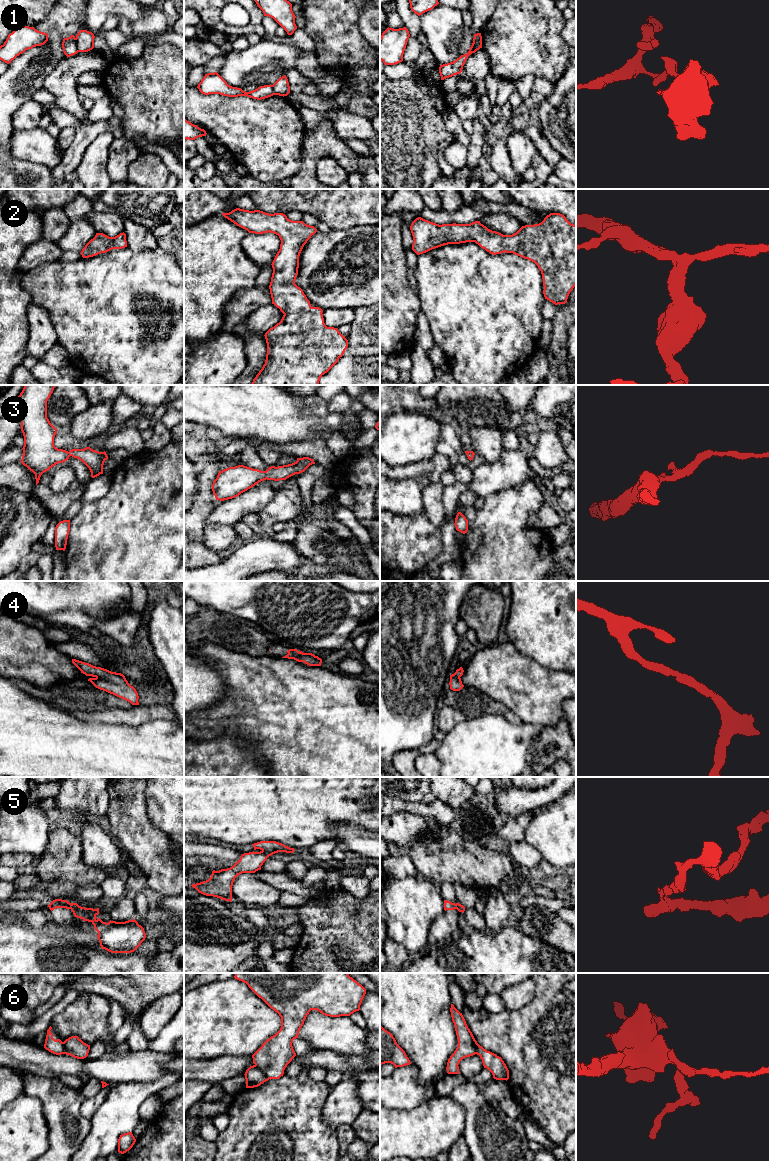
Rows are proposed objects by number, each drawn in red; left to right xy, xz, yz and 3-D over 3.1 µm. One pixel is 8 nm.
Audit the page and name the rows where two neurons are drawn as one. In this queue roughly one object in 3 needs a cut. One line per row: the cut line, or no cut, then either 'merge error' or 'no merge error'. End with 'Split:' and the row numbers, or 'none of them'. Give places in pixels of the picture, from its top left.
1: cut in xy along (75, 38), (78, 51); merge error
2: no cut; no merge error
3: no cut; no merge error
4: no cut; no merge error
5: cut in xz along (262, 850), (269, 855); merge error
6: cut in xz along (254, 1065), (268, 1079); merge error
Split: 1, 5, 6

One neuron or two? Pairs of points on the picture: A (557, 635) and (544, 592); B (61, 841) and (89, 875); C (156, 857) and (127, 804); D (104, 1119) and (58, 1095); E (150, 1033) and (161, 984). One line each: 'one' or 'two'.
A: one
B: one
C: one
D: two
E: two

